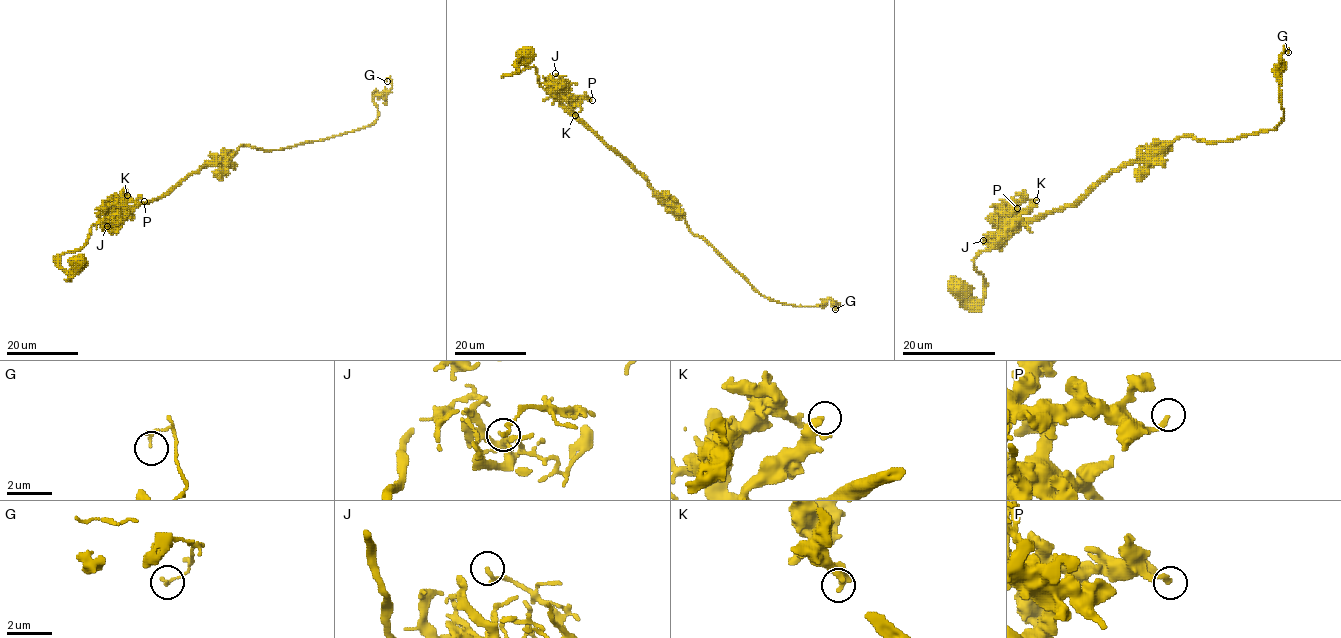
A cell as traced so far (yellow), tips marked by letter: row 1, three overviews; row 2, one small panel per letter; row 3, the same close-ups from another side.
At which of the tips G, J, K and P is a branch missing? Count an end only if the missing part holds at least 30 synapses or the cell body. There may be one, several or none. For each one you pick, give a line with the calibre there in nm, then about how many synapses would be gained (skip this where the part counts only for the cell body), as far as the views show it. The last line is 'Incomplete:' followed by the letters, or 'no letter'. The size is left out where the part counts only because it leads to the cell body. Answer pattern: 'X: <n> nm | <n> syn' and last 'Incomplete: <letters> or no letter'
Incomplete: no letter

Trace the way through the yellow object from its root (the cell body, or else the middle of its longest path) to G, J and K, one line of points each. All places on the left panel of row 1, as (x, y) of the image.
G: (77, 263), (67, 272), (60, 256), (93, 225), (240, 146), (280, 150), (370, 126), (387, 81)
J: (77, 263), (67, 272), (60, 265), (60, 256), (80, 249), (93, 225), (114, 228), (116, 221), (107, 226)
K: (77, 263), (67, 272), (60, 265), (60, 256), (80, 249), (91, 228), (111, 219), (123, 207), (127, 195)

